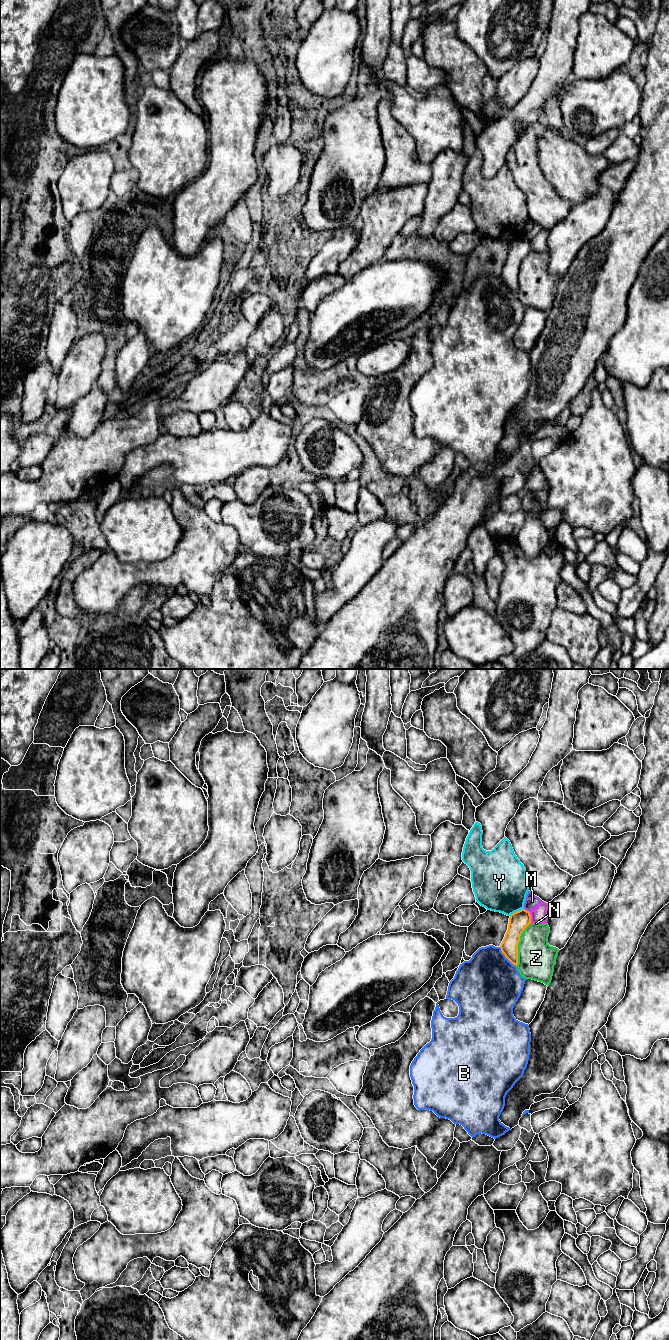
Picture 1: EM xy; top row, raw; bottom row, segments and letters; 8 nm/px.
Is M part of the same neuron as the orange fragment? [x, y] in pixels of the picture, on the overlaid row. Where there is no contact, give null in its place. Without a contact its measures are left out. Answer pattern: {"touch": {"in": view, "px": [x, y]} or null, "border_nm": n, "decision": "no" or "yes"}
{"touch": {"in": "xy", "px": [526, 910]}, "border_nm": 70, "decision": "no"}

